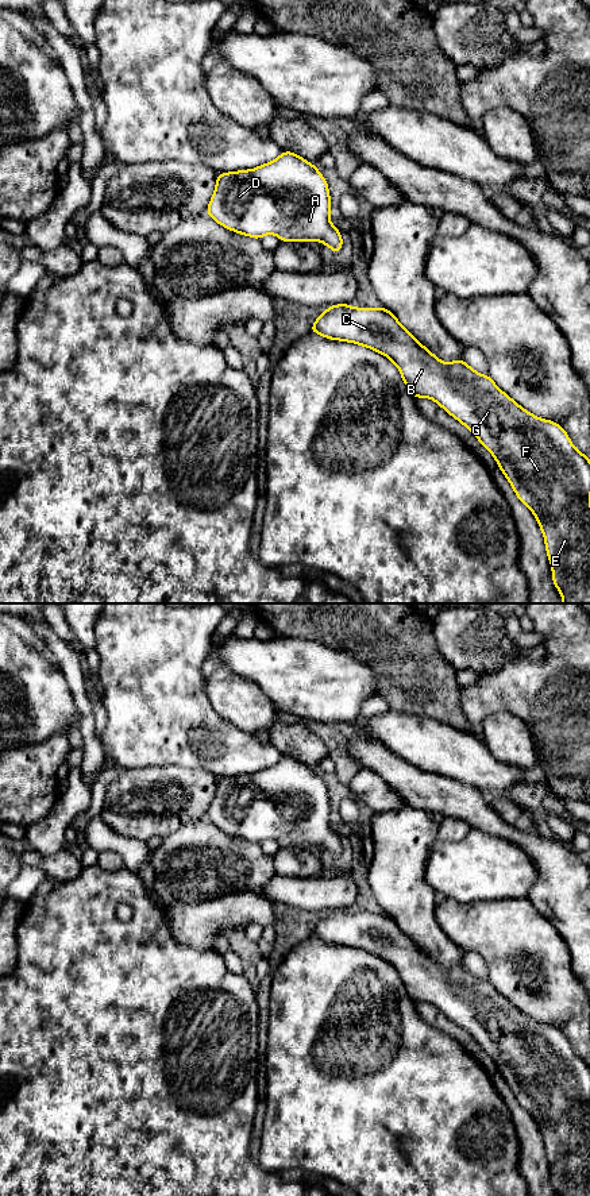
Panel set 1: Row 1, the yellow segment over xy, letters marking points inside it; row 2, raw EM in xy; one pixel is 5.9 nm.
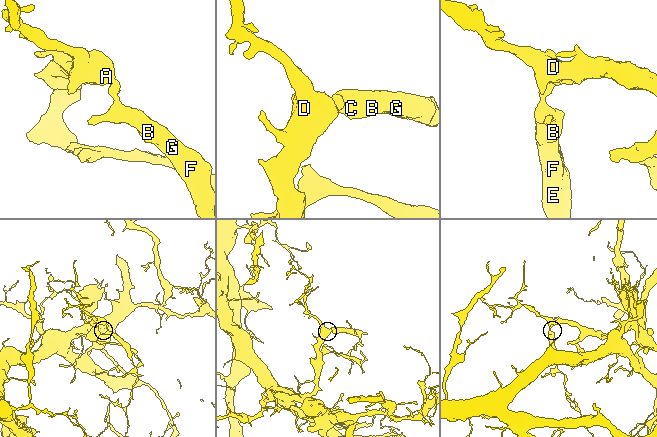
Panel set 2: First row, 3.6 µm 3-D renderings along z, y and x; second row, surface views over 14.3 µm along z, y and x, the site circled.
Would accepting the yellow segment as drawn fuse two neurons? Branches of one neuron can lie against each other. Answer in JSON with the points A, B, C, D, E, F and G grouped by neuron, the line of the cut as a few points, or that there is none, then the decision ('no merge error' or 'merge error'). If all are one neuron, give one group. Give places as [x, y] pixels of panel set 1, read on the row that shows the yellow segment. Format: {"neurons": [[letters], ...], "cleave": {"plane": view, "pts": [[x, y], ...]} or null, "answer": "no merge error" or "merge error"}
{"neurons": [["A", "B", "C", "D", "E", "F", "G"]], "cleave": null, "answer": "no merge error"}

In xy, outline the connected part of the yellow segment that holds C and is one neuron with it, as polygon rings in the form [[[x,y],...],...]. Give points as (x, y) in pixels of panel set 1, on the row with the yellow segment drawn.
[[[338,304],[327,308],[319,316],[311,332],[331,340],[356,343],[387,356],[398,367],[414,398],[427,397],[433,400],[448,414],[466,425],[494,456],[498,468],[510,482],[517,498],[535,514],[545,540],[547,555],[552,566],[552,580],[562,594],[563,603],[590,603],[590,458],[572,445],[560,425],[527,412],[505,394],[489,375],[477,373],[462,359],[443,363],[385,308],[354,308],[347,304]]]

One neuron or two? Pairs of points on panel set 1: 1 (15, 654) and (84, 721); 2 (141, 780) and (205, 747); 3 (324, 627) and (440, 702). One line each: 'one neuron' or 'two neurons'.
1: two neurons
2: two neurons
3: one neuron

